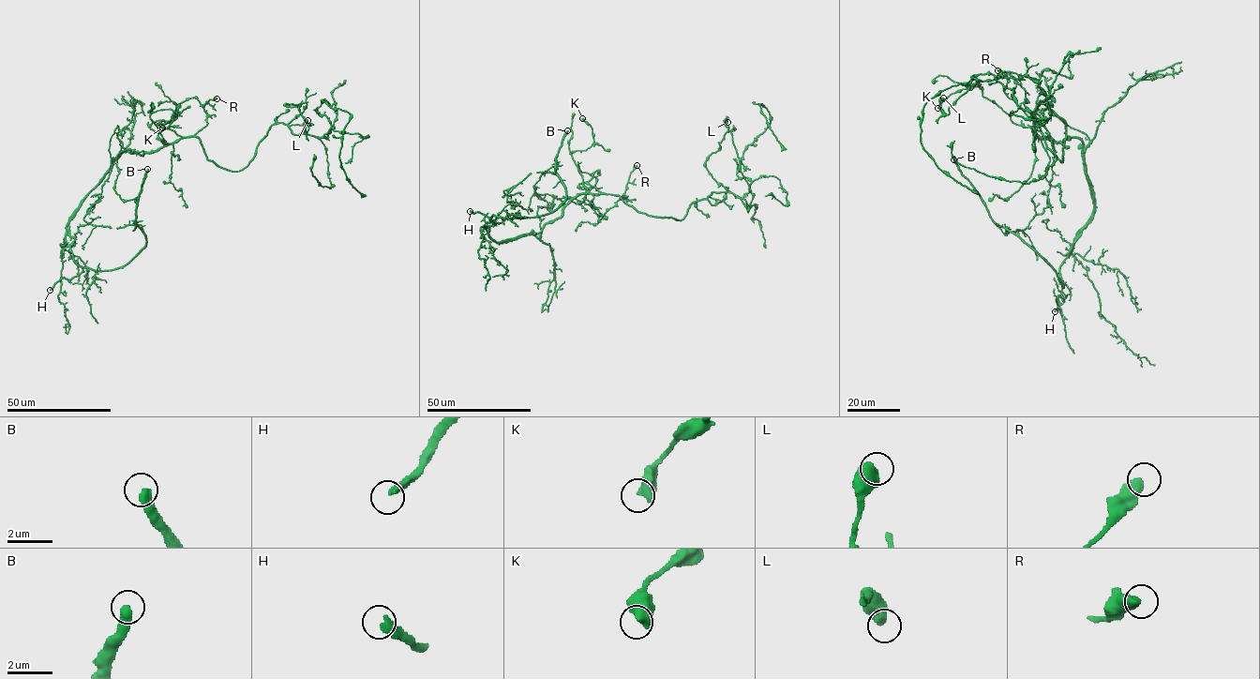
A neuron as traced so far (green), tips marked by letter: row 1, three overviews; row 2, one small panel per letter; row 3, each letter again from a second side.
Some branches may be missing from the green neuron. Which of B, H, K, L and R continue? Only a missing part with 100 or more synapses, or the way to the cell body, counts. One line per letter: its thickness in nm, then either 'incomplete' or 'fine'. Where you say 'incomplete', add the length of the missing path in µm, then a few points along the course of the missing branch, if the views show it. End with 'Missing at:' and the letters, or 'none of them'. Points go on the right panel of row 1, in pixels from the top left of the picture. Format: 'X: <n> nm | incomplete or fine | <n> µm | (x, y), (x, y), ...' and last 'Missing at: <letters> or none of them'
B: 440 nm | incomplete | 130 µm | (953, 159), (931, 122), (926, 90), (933, 62), (955, 26), (1042, 17), (1078, 43)
H: 400 nm | incomplete | 45 µm | (1055, 311), (1040, 314), (1033, 299), (1028, 294), (1019, 299), (1015, 285), (1009, 287), (1009, 283)
K: 650 nm | fine
L: 600 nm | fine
R: 500 nm | fine
Missing at: B, H

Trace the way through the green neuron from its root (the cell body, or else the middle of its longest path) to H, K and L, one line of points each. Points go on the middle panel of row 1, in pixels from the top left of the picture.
H: (616, 195), (579, 193), (538, 233), (502, 242), (486, 226), (499, 216), (497, 223), (470, 211)
K: (616, 195), (590, 193), (583, 184), (570, 153), (585, 150), (593, 142), (592, 128), (582, 118)
L: (616, 195), (639, 212), (676, 219), (694, 202), (720, 202), (726, 189), (705, 161), (720, 147), (727, 122)

